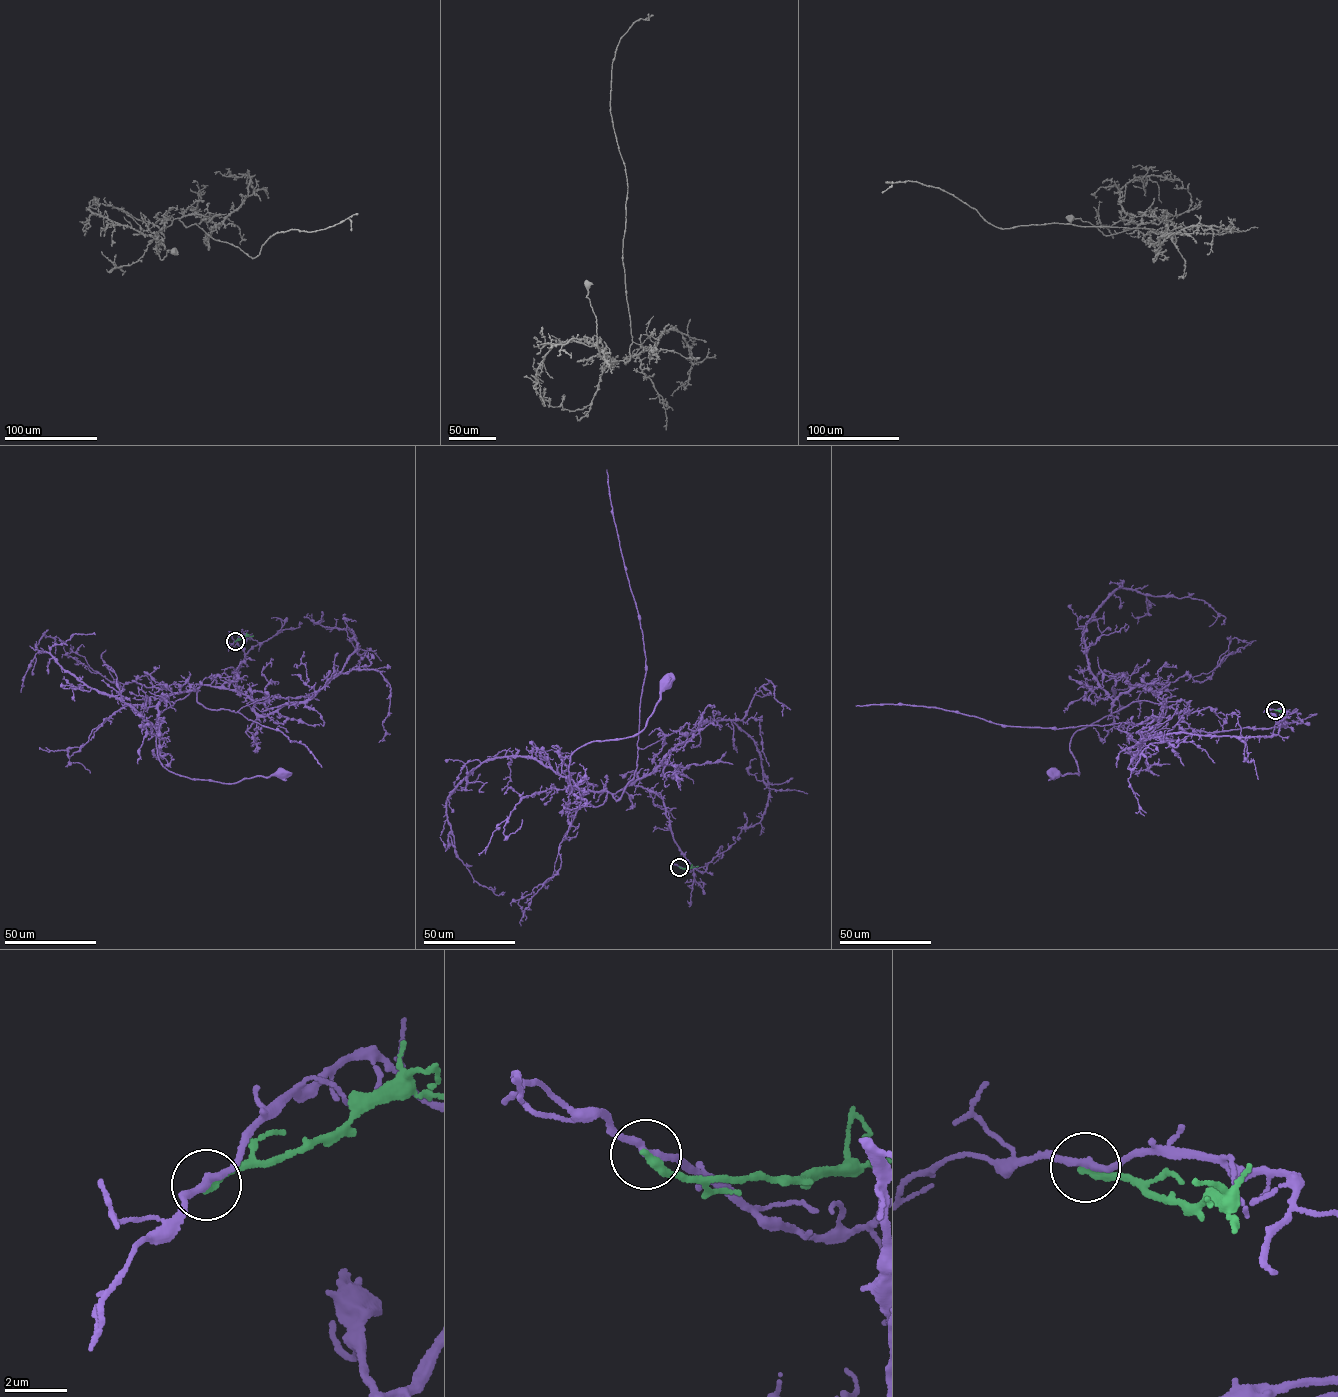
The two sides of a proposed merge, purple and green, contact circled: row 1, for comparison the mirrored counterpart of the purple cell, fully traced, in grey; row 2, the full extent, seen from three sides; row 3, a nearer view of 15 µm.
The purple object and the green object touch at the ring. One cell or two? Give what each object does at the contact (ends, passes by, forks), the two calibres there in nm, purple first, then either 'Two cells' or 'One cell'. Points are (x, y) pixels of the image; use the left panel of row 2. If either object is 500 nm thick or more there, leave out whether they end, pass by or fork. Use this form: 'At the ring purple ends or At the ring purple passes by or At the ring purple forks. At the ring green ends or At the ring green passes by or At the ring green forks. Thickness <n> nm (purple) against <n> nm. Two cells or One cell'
At the ring purple passes by. At the ring green ends. Thickness 240 nm (purple) against 300 nm. Two cells

